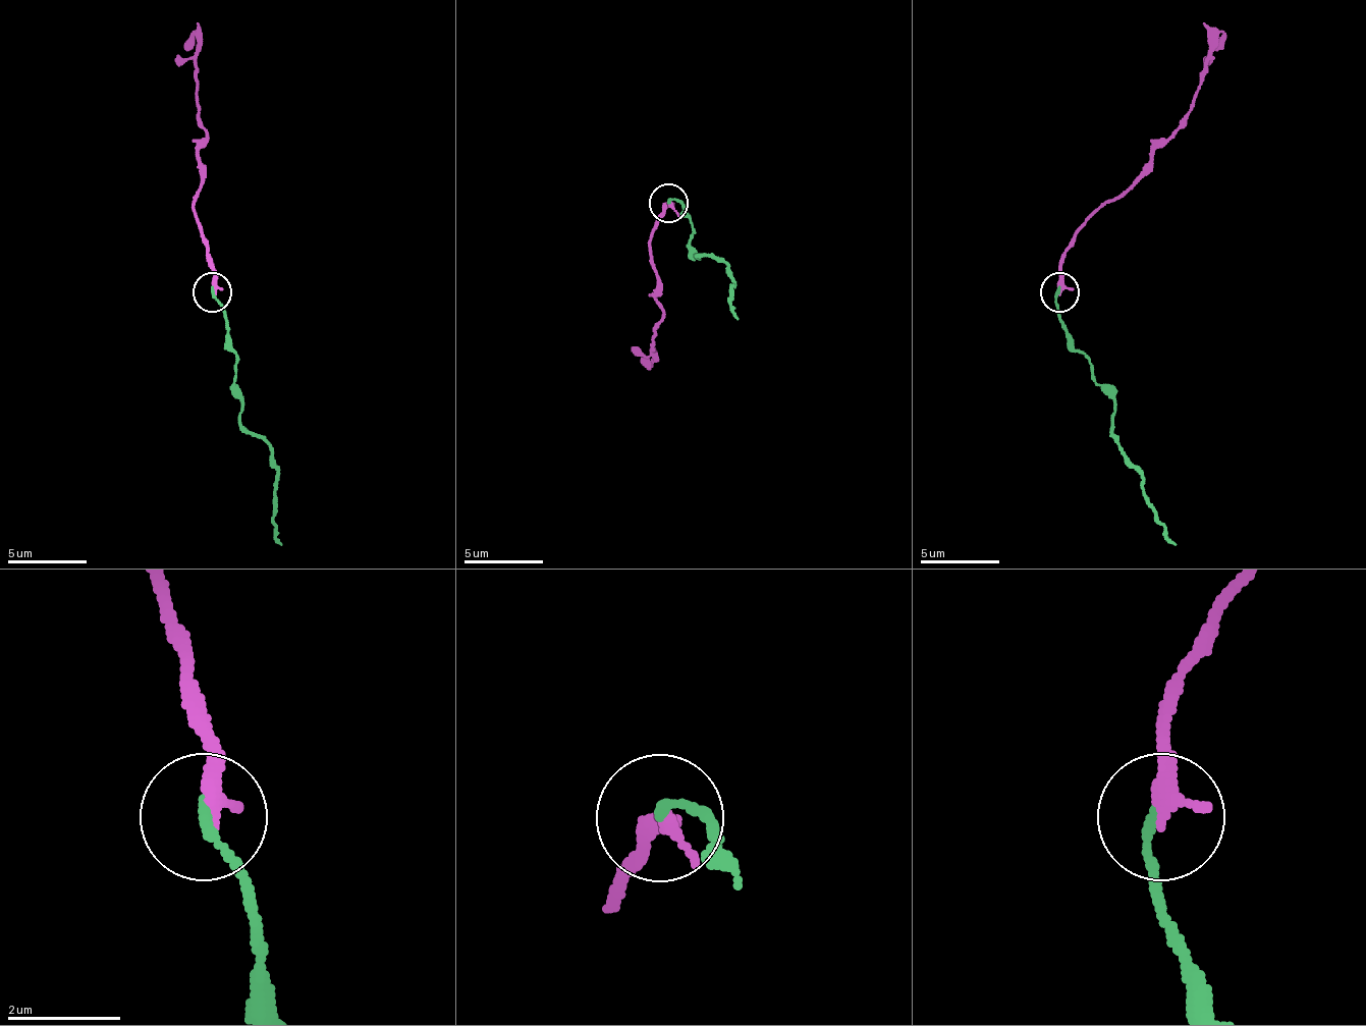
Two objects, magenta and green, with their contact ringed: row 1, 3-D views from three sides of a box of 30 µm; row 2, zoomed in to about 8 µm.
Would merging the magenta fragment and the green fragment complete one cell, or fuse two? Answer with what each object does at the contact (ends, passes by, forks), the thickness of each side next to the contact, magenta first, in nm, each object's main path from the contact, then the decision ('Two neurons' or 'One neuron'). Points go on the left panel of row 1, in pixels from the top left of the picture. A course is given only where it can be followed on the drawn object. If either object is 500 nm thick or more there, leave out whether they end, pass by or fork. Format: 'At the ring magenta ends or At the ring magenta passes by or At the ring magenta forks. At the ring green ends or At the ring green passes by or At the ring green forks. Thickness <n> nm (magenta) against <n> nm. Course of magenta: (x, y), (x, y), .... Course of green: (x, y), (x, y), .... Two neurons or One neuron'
At the ring magenta ends. At the ring green ends. Thickness 320 nm (magenta) against 190 nm. Course of magenta: (215, 292), (215, 269), (203, 233), (196, 190), (199, 143), (207, 134), (199, 111), (196, 23). Course of green: (211, 292), (234, 360), (234, 395), (242, 403), (238, 419), (262, 439), (270, 454), (274, 534), (282, 545). Two neurons

